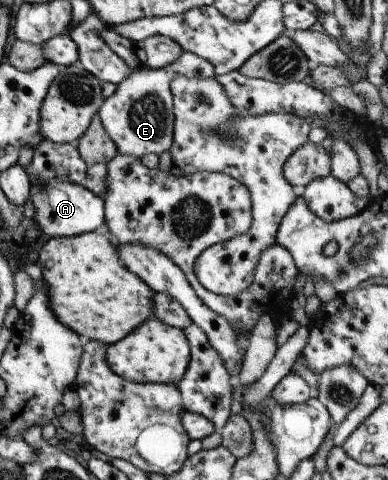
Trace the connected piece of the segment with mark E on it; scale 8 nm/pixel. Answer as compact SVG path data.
M183 52L172 64L162 68L141 68L131 72L98 109L104 130L114 141L118 153L142 158L147 154L161 155L169 151L174 140L174 97L170 83L177 76L188 79L212 77L214 67L191 52Z

